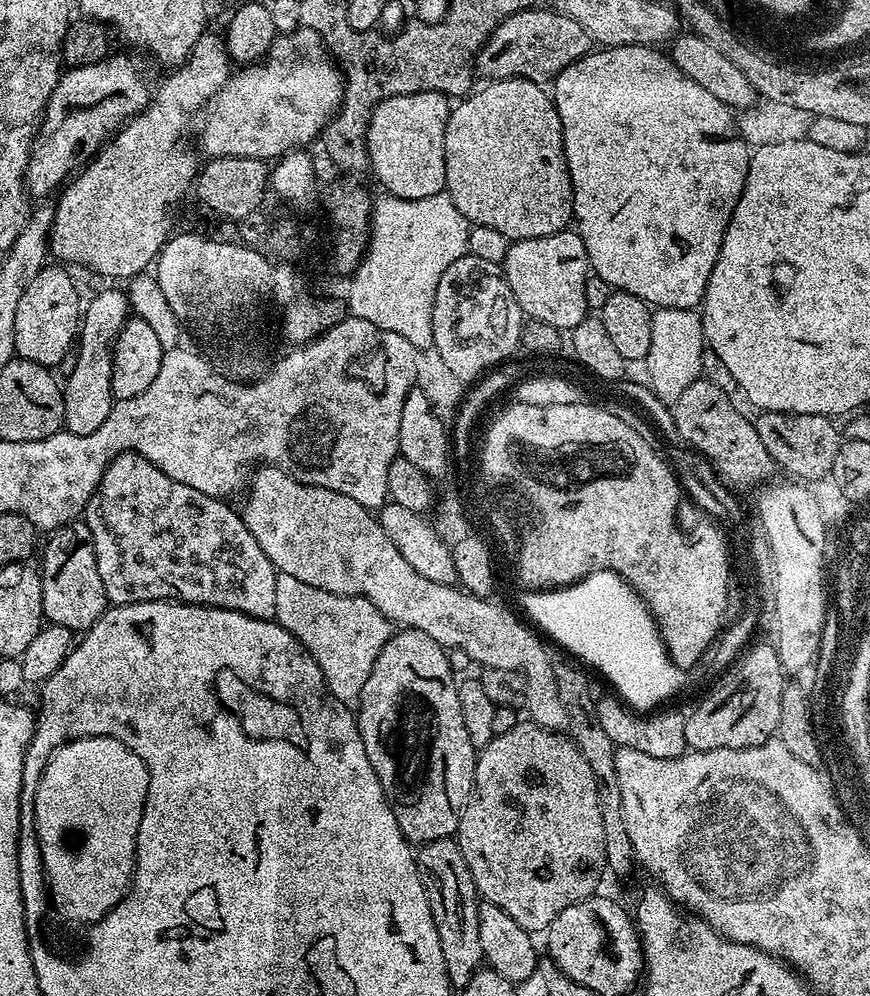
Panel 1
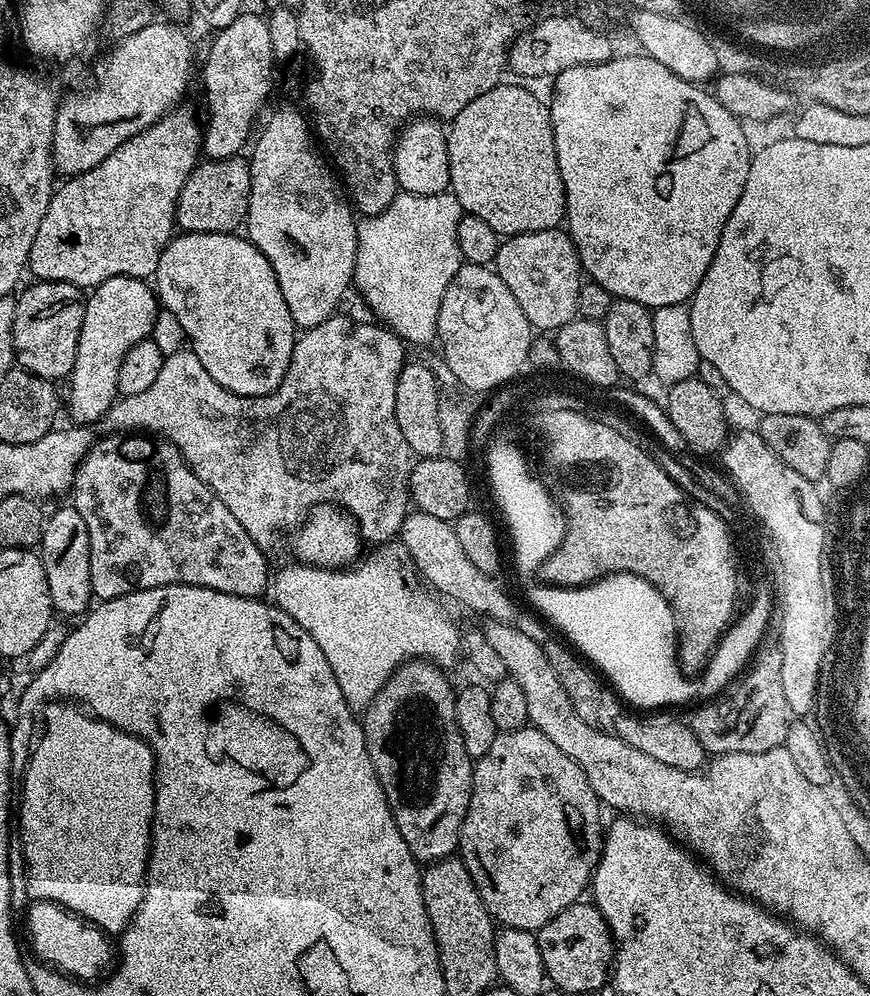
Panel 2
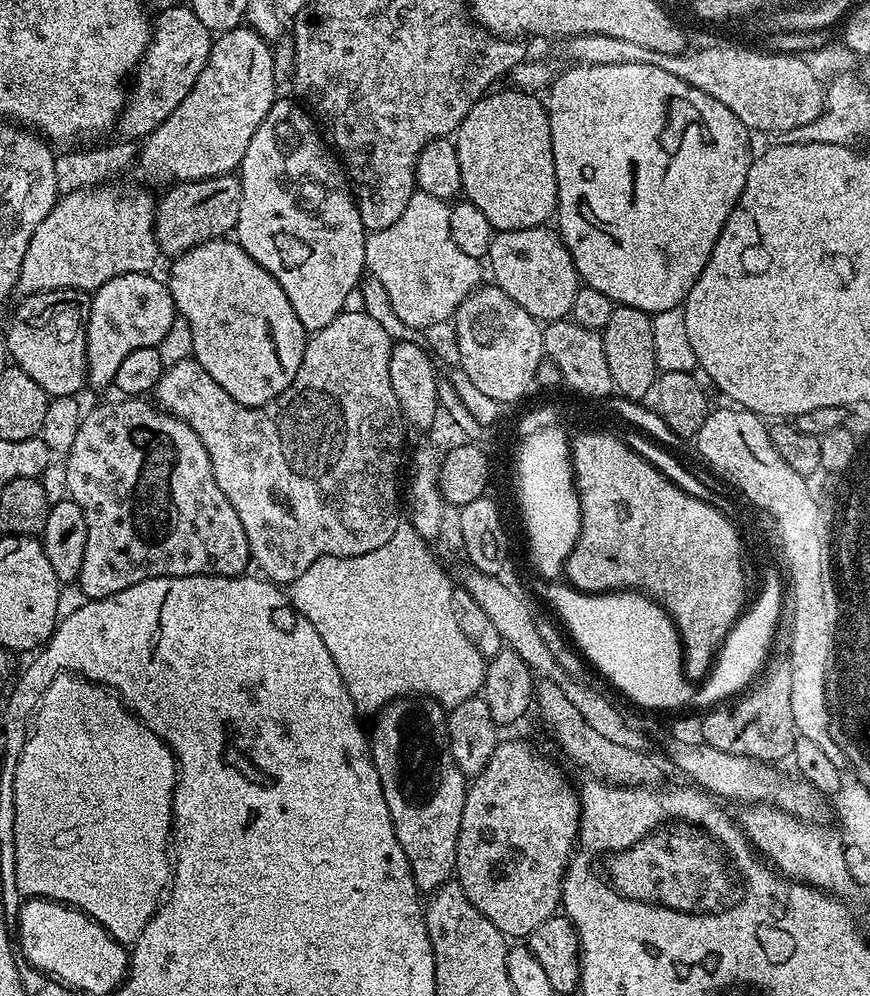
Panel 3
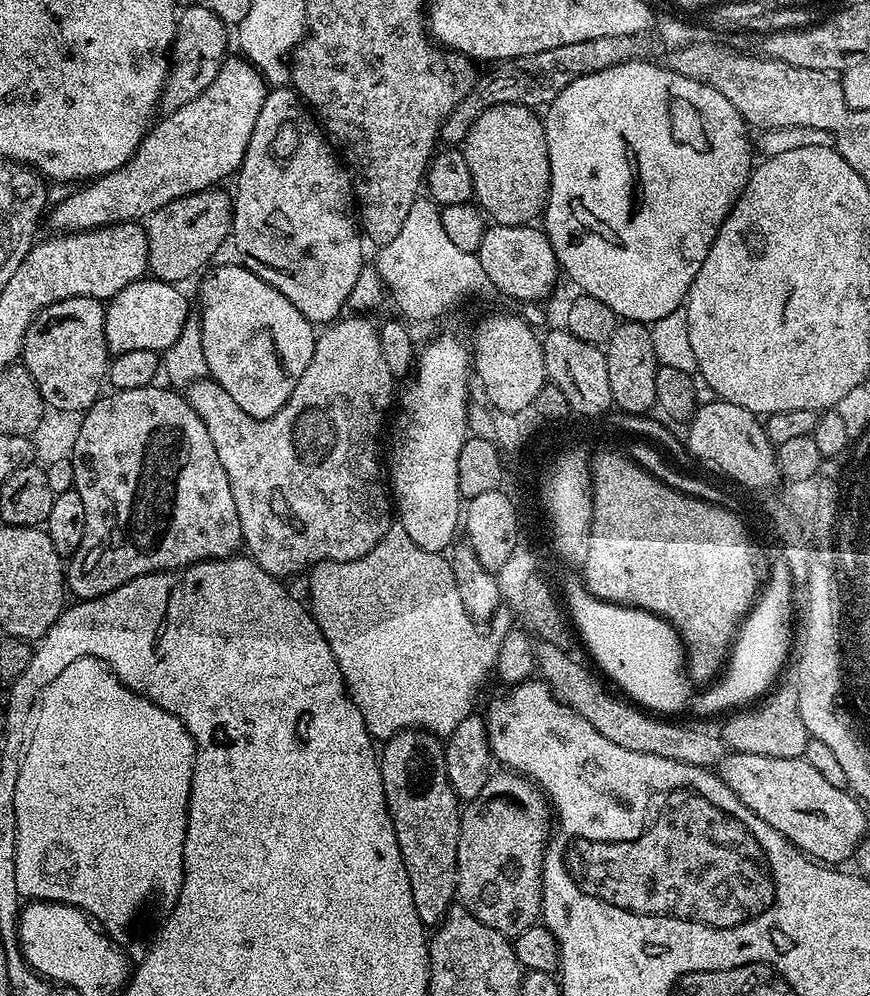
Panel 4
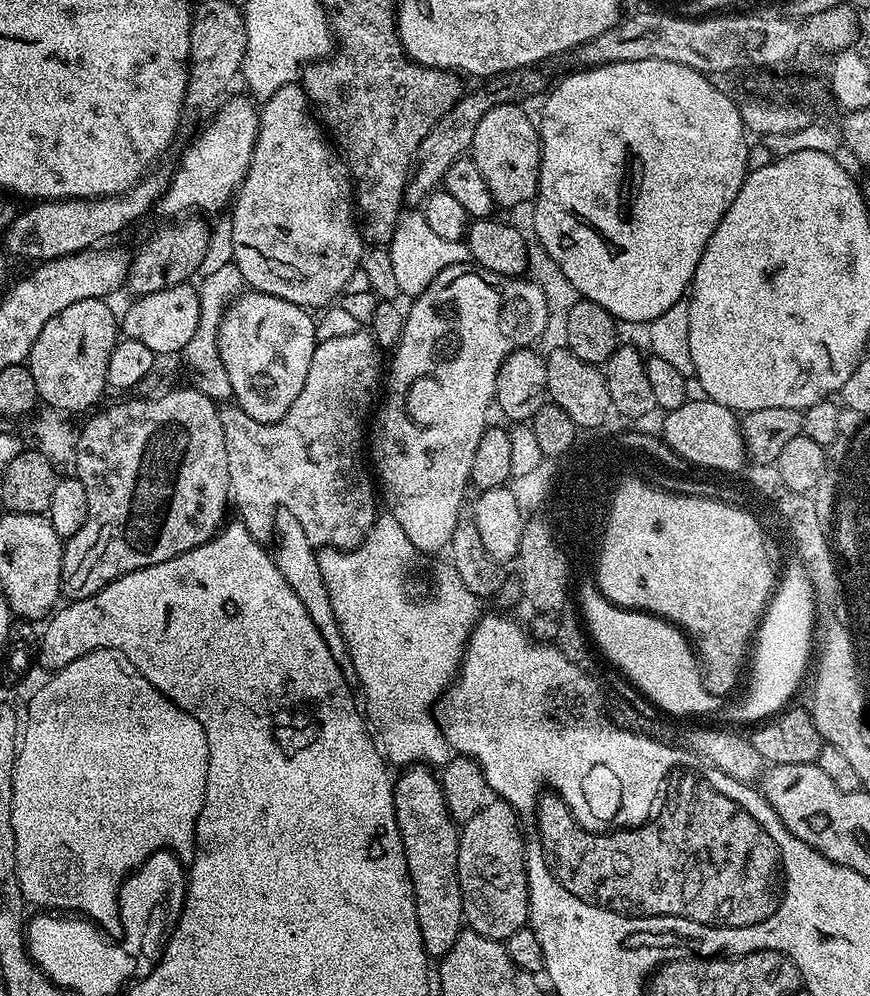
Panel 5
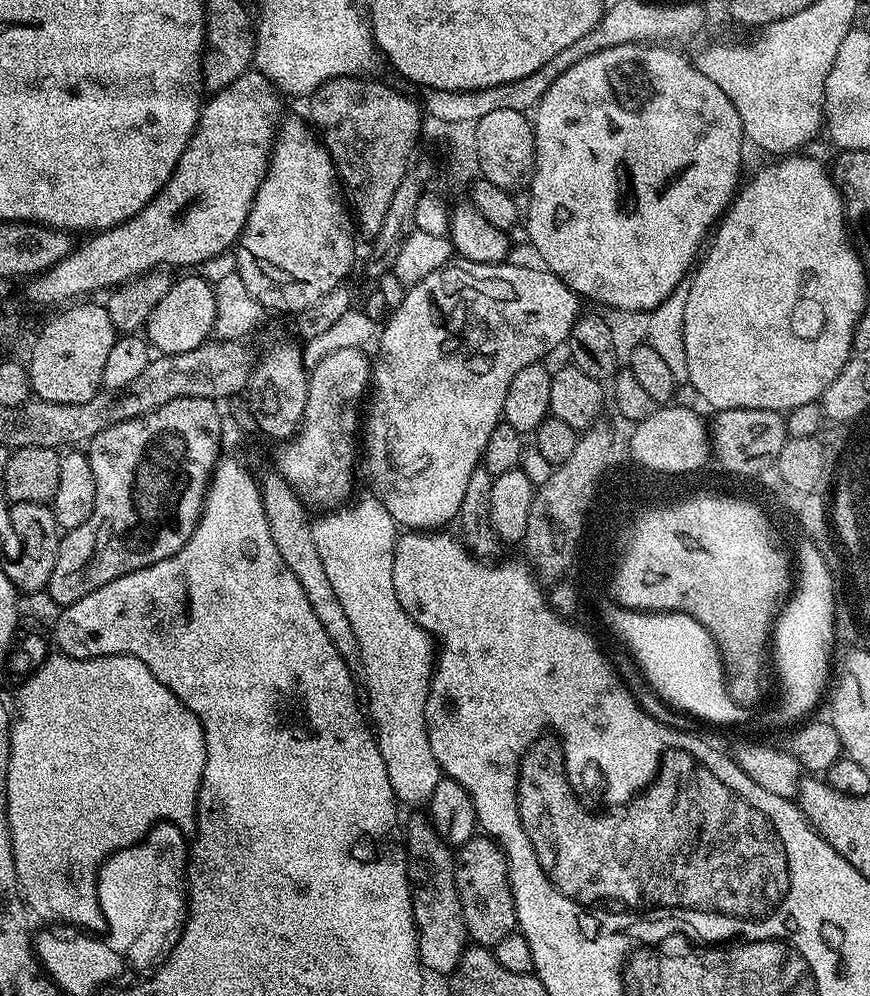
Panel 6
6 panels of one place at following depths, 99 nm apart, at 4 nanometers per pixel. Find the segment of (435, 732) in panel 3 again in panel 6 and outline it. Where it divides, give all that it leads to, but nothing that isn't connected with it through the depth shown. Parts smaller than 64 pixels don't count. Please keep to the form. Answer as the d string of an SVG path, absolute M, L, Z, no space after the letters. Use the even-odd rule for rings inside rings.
M427 819L407 821L406 851L408 882L412 885L412 913L421 965L429 973L451 977L469 943L462 902L456 885L456 857L453 849L436 833Z

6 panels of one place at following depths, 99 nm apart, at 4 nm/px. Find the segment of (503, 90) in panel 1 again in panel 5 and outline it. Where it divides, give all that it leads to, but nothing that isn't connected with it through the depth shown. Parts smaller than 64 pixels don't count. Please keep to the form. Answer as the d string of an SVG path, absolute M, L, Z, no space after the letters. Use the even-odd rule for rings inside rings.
M519 103L515 104L499 104L494 106L487 112L482 118L482 122L478 122L478 130L474 130L474 138L472 139L472 146L470 149L470 159L476 163L478 170L482 170L482 178L486 178L486 186L490 188L490 194L492 195L493 201L497 205L500 204L504 208L516 208L519 204L524 204L527 202L535 201L536 198L536 187L540 184L540 134L537 125L527 116L526 113L520 109L521 105Z

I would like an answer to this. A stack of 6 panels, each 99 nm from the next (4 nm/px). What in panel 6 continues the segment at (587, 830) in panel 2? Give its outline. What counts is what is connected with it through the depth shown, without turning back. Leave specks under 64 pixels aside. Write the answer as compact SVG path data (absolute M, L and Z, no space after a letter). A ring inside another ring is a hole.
M477 834L459 845L456 857L456 885L462 902L464 925L469 941L480 946L495 946L506 934L517 931L508 859L495 840Z

